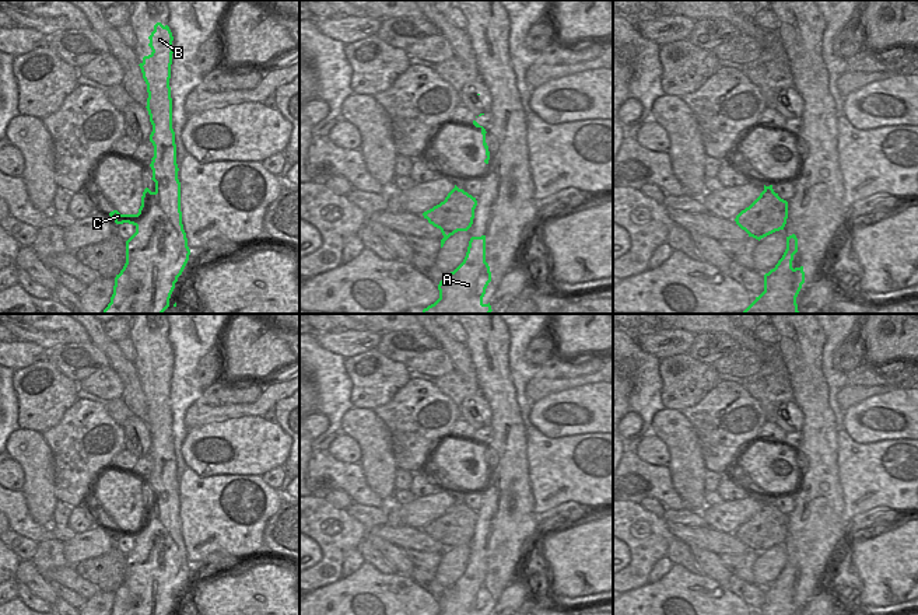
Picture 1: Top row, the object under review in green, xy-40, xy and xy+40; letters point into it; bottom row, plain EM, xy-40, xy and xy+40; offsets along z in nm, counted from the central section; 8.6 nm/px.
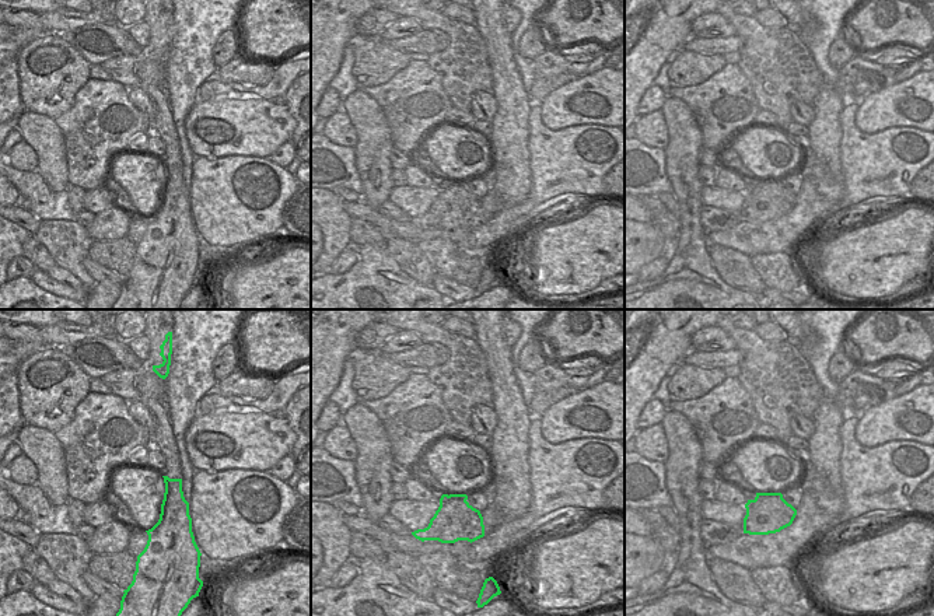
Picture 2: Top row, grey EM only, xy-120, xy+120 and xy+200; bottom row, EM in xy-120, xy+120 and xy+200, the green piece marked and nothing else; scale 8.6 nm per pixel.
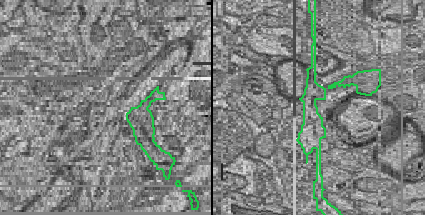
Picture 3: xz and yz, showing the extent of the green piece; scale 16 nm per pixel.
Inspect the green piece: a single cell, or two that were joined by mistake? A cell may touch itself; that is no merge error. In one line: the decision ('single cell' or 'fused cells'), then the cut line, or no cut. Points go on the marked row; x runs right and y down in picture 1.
fused cells; cut xy-40 (154, 192), (153, 209), (136, 226)

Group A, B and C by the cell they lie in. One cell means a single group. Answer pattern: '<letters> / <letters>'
A B / C

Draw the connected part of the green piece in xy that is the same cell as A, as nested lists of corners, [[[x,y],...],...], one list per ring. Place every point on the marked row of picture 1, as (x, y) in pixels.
[[[486,235],[472,237],[463,262],[439,282],[439,298],[421,314],[490,314],[490,303],[483,303],[490,282]]]

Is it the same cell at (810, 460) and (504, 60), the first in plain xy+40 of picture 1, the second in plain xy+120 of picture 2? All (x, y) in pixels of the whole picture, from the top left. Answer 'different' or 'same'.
same

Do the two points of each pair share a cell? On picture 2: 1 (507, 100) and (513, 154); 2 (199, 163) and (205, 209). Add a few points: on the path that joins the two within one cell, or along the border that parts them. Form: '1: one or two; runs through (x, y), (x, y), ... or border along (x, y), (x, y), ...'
1: one; runs through (511, 114), (511, 140)
2: one; runs through (196, 174), (195, 198)

